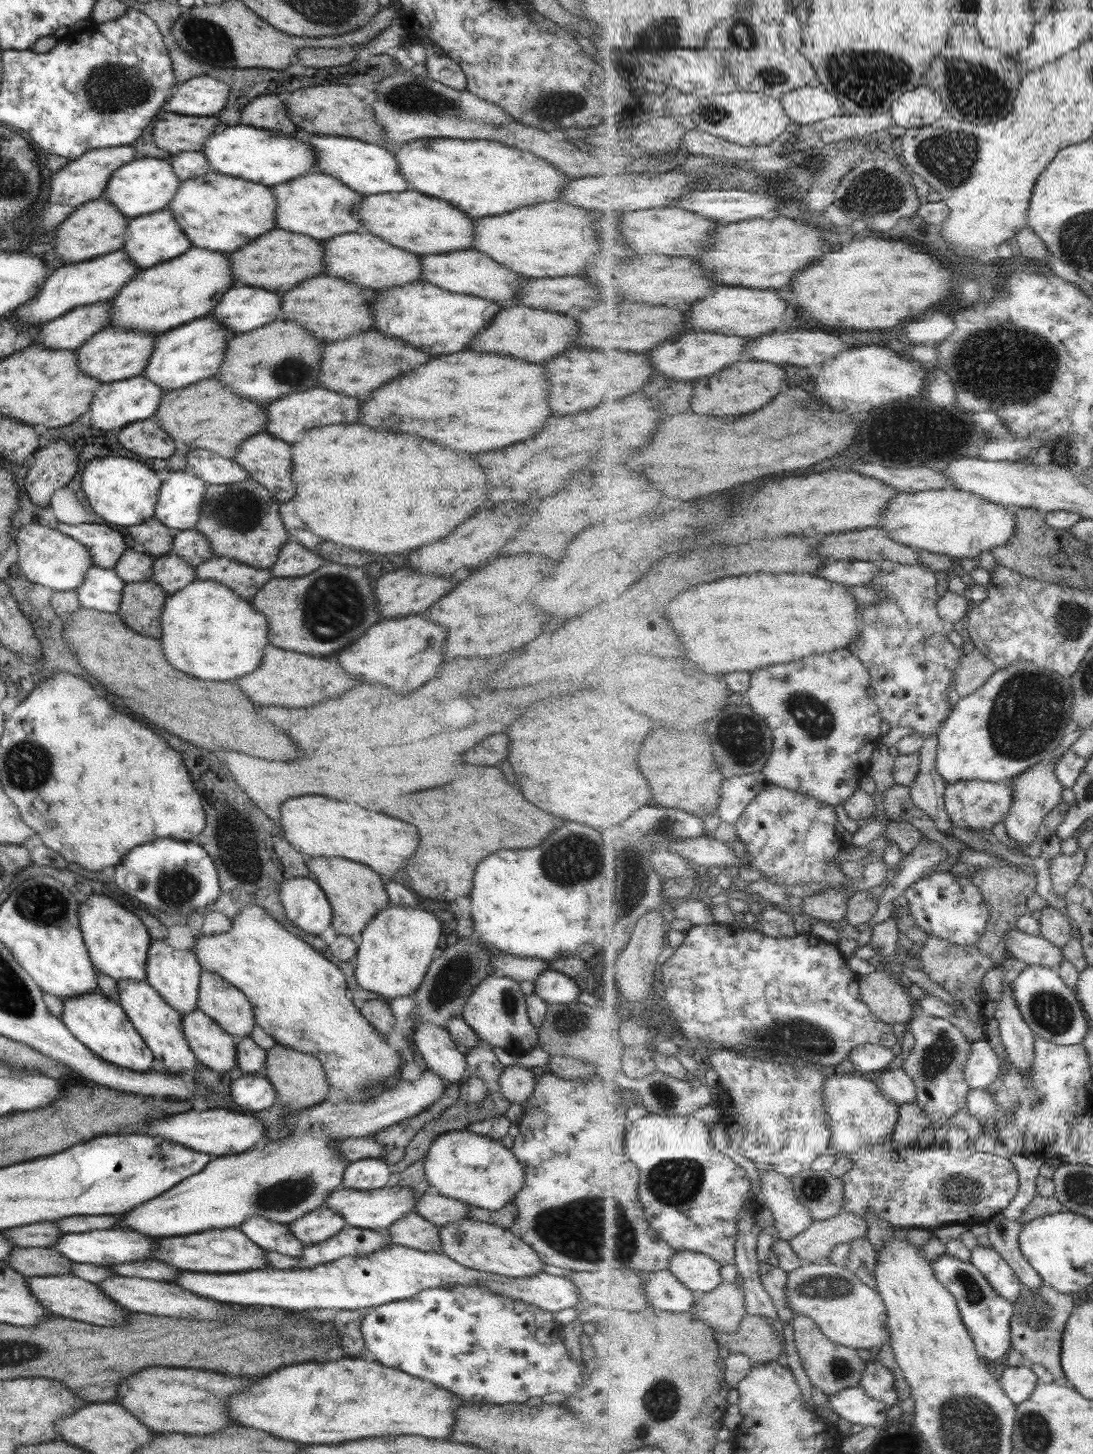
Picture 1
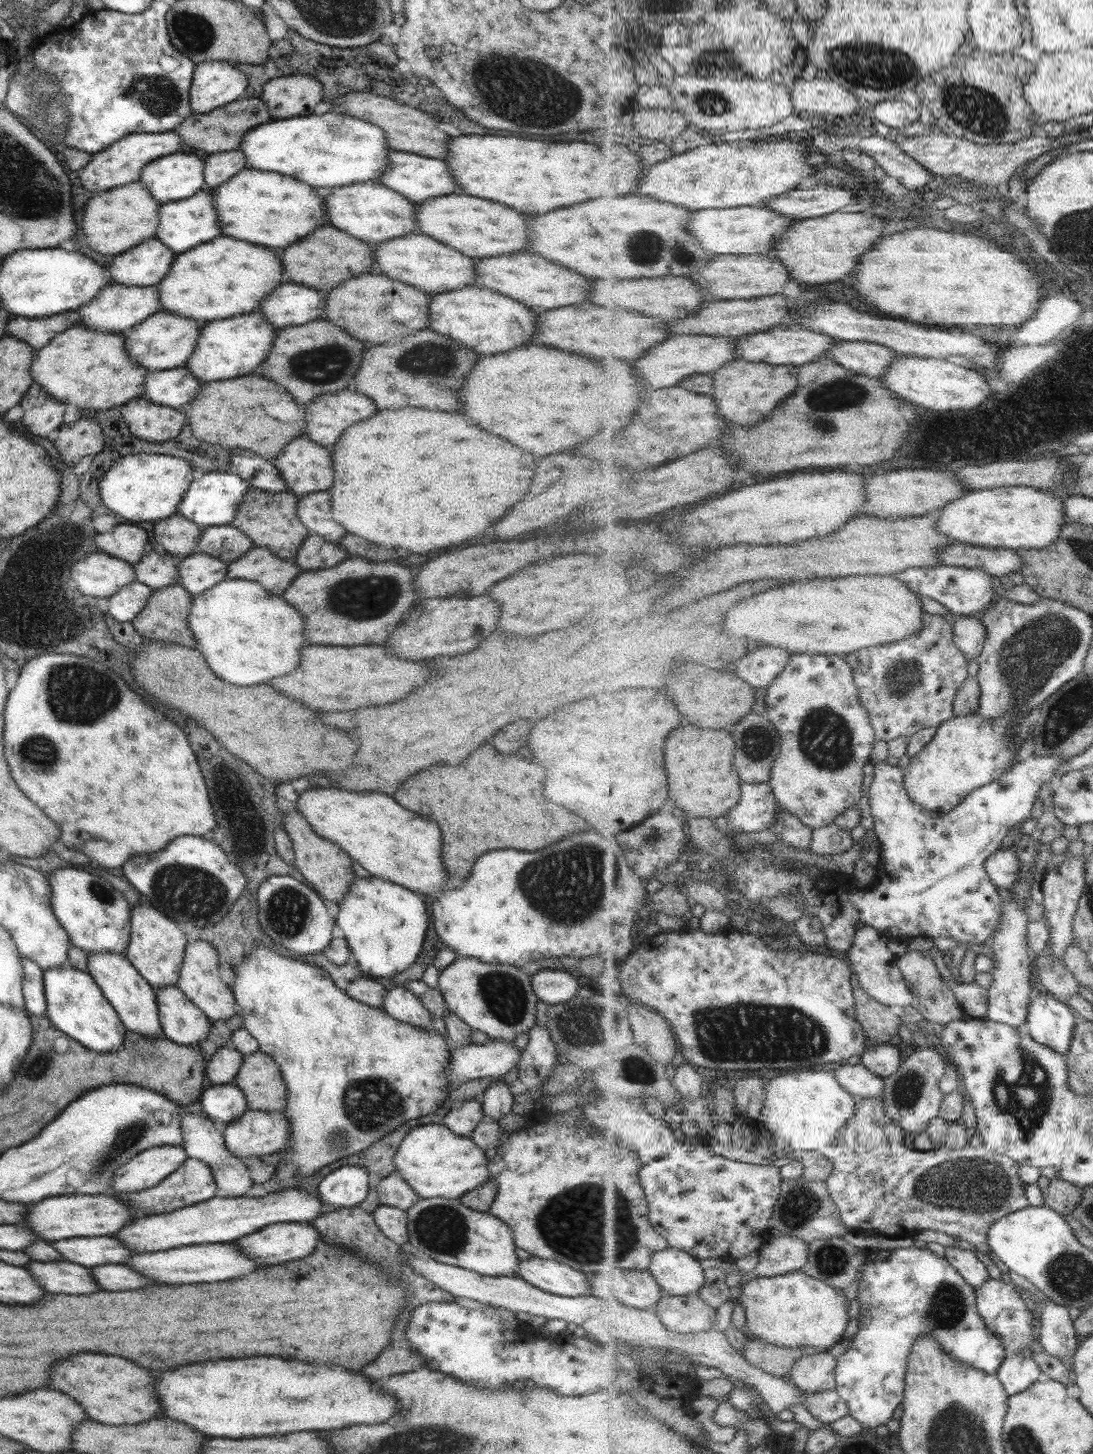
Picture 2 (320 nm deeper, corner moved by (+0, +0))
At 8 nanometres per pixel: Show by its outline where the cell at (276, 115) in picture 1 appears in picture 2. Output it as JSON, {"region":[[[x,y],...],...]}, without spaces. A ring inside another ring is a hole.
{"region":[[[287,75],[275,77],[263,85],[261,100],[264,100],[266,109],[269,110],[271,121],[287,119],[291,116],[305,116],[319,110],[322,96],[322,84],[311,75]]]}

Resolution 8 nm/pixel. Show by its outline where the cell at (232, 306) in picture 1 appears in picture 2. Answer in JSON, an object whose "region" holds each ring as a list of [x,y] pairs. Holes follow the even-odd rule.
{"region":[[[283,284],[261,302],[261,314],[275,329],[282,329],[301,326],[321,318],[323,306],[325,296],[319,292],[305,286]]]}

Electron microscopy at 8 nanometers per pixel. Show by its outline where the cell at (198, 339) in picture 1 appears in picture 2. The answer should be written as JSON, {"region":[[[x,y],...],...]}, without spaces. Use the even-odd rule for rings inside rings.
{"region":[[[241,314],[203,323],[201,336],[185,366],[197,380],[215,382],[251,374],[267,358],[277,329],[262,314]]]}

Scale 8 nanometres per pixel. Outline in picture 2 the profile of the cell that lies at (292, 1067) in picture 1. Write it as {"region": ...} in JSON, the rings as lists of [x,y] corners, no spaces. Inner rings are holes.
{"region":[[[262,1052],[244,1055],[233,1084],[247,1103],[247,1111],[281,1112],[287,1089],[273,1059]]]}

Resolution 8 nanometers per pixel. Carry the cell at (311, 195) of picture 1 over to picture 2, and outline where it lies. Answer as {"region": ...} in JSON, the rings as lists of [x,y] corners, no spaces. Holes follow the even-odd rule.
{"region":[[[357,182],[343,187],[336,187],[335,189],[330,189],[329,195],[324,196],[324,198],[325,208],[323,208],[322,204],[322,210],[325,210],[327,222],[333,228],[339,228],[339,230],[351,234],[351,236],[363,242],[375,242],[377,244],[377,242],[391,238],[399,238],[403,234],[411,234],[416,230],[416,220],[414,219],[416,205],[404,196],[397,194],[397,192],[385,188],[379,182]]]}

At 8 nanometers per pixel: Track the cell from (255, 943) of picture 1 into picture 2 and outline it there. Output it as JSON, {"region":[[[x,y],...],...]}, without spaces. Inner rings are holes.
{"region":[[[256,948],[243,956],[233,970],[235,980],[232,984],[234,985],[232,993],[236,1002],[236,1009],[243,1021],[242,1027],[257,1041],[258,1051],[273,1059],[280,1070],[283,1085],[287,1089],[285,1108],[281,1111],[283,1117],[287,1119],[286,1122],[288,1122],[287,1146],[280,1153],[275,1154],[278,1155],[276,1166],[291,1164],[295,1168],[292,1176],[305,1178],[317,1172],[322,1166],[369,1149],[371,1144],[377,1142],[382,1136],[389,1134],[391,1130],[395,1130],[397,1126],[401,1126],[407,1120],[438,1114],[441,1104],[452,1088],[447,1084],[446,1074],[444,1073],[450,1063],[450,1051],[445,1046],[445,1037],[438,1035],[433,1028],[424,1029],[399,1022],[381,1009],[357,1002],[347,996],[344,991],[339,990],[324,970],[301,961],[289,960],[285,956],[277,956],[277,954],[269,952],[267,948],[259,948],[259,950]]]}

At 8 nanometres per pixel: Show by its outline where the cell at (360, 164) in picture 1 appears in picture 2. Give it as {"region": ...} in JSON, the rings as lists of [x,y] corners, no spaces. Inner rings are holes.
{"region":[[[389,150],[387,159],[388,165],[386,171],[380,176],[377,182],[385,186],[385,188],[397,192],[400,196],[404,196],[415,205],[421,204],[431,198],[437,198],[438,196],[445,196],[447,194],[458,195],[462,193],[461,188],[455,184],[456,180],[451,178],[451,173],[448,174],[447,163],[441,159],[431,159],[393,150]]]}

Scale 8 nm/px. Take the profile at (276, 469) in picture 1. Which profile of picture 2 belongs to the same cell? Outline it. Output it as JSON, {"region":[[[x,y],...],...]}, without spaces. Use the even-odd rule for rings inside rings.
{"region":[[[295,438],[283,448],[283,454],[275,458],[273,464],[281,472],[281,478],[285,481],[288,491],[301,497],[308,492],[331,488],[334,472],[331,466],[331,456],[328,448],[317,446],[309,438]]]}

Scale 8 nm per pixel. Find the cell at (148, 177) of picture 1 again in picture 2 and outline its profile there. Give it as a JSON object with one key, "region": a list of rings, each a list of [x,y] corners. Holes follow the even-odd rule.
{"region":[[[178,152],[146,164],[139,182],[159,204],[183,200],[205,187],[203,167],[195,155]]]}

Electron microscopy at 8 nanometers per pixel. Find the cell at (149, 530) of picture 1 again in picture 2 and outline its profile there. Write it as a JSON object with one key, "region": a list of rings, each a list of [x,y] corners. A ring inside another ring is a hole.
{"region":[[[179,514],[170,516],[166,519],[155,521],[153,526],[153,536],[157,549],[162,552],[167,552],[172,555],[176,560],[183,559],[191,555],[195,551],[202,528],[199,525],[193,524],[184,516]]]}

